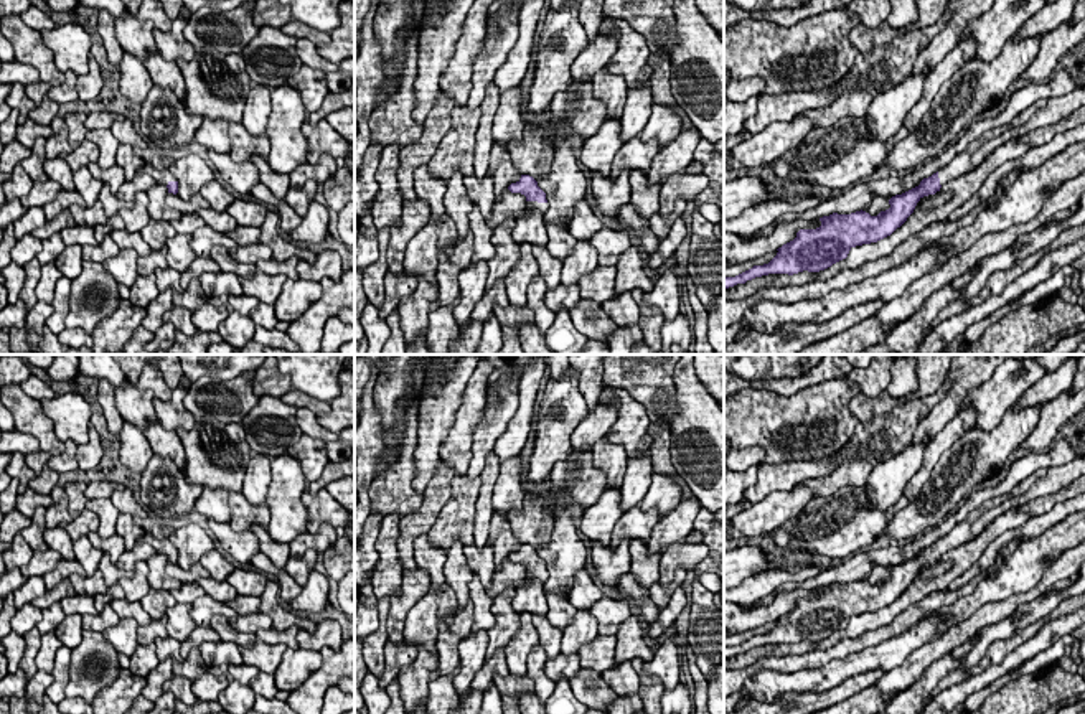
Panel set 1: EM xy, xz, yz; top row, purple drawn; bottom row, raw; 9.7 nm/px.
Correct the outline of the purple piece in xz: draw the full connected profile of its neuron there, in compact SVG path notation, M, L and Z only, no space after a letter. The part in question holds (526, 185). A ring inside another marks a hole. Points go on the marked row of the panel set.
M521 175L516 183L508 186L511 193L521 193L526 196L526 209L539 211L544 214L549 208L546 193L538 186L538 181L529 175Z

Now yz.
M999 129L983 132L963 152L956 153L946 167L923 178L918 186L892 196L889 200L890 208L877 216L861 209L851 214L833 213L820 218L820 228L800 229L793 241L777 249L777 256L768 264L754 265L735 277L724 277L724 289L768 274L820 272L846 259L852 247L890 236L907 221L923 196L935 195L943 185L973 171L971 157L998 135Z

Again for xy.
M145 162L139 173L150 173L157 180L157 183L165 185L168 188L168 193L178 193L178 180L168 171L168 168L155 170L152 163Z

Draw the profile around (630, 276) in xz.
M638 244L630 246L618 256L617 275L615 275L615 294L641 290L651 292L655 282L645 274L641 259L641 251Z

